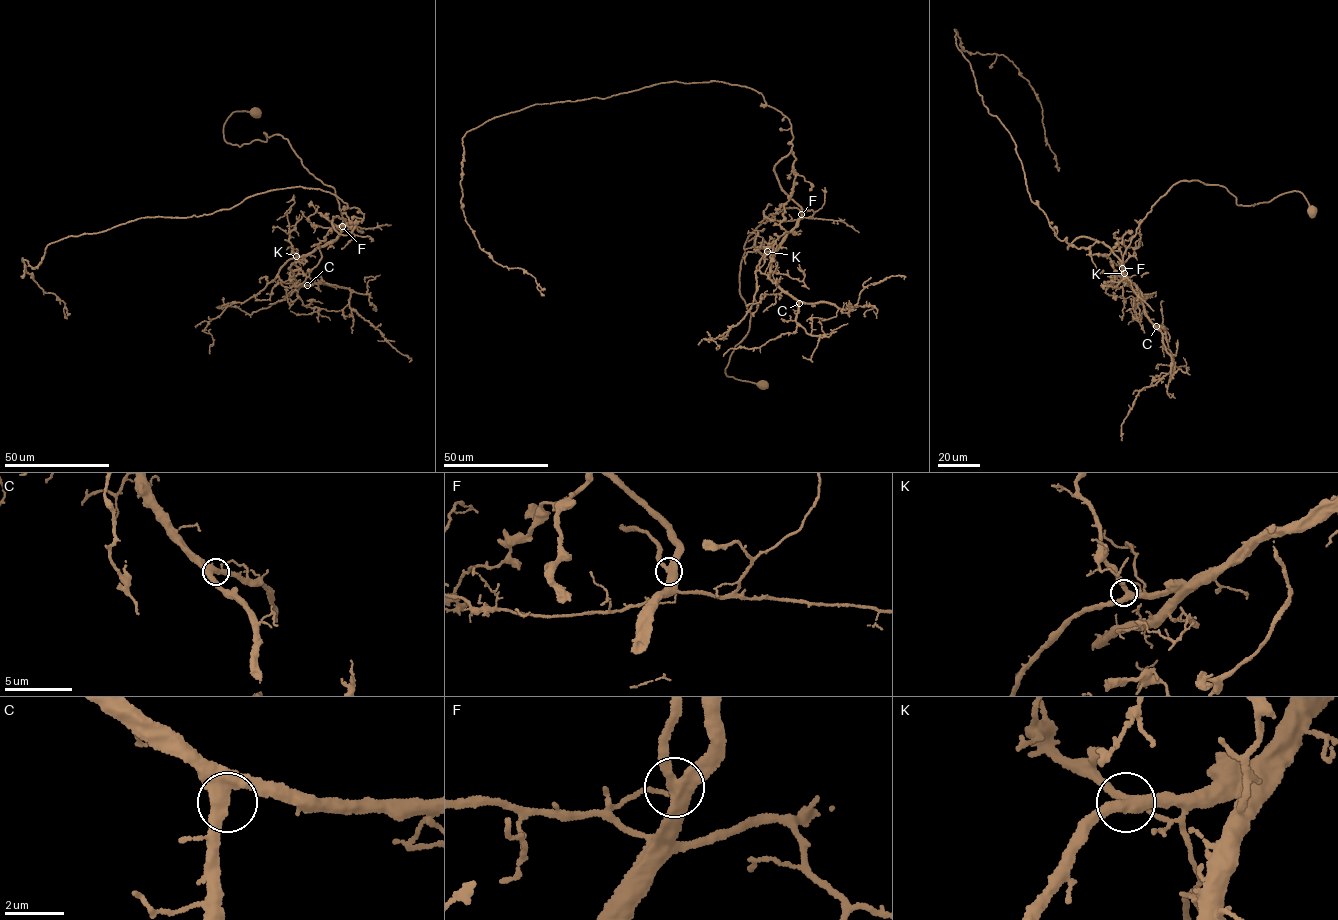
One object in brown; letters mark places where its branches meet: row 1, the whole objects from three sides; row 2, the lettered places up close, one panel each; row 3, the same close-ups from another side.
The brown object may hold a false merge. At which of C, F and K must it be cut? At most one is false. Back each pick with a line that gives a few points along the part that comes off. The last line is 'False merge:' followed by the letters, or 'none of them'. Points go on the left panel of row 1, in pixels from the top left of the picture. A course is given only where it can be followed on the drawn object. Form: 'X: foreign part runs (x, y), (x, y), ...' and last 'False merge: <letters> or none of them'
False merge: none of them

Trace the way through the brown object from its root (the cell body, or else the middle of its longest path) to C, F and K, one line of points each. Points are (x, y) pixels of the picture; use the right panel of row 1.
C: (1312, 212), (1296, 190), (1245, 206), (1222, 186), (1173, 184), (1137, 229), (1119, 275), (1140, 292), (1156, 326)
F: (1312, 212), (1296, 190), (1245, 206), (1237, 204), (1225, 187), (1179, 181), (1142, 220), (1124, 254), (1122, 268)
K: (1312, 212), (1296, 190), (1245, 206), (1225, 187), (1179, 181), (1137, 229), (1124, 273)

